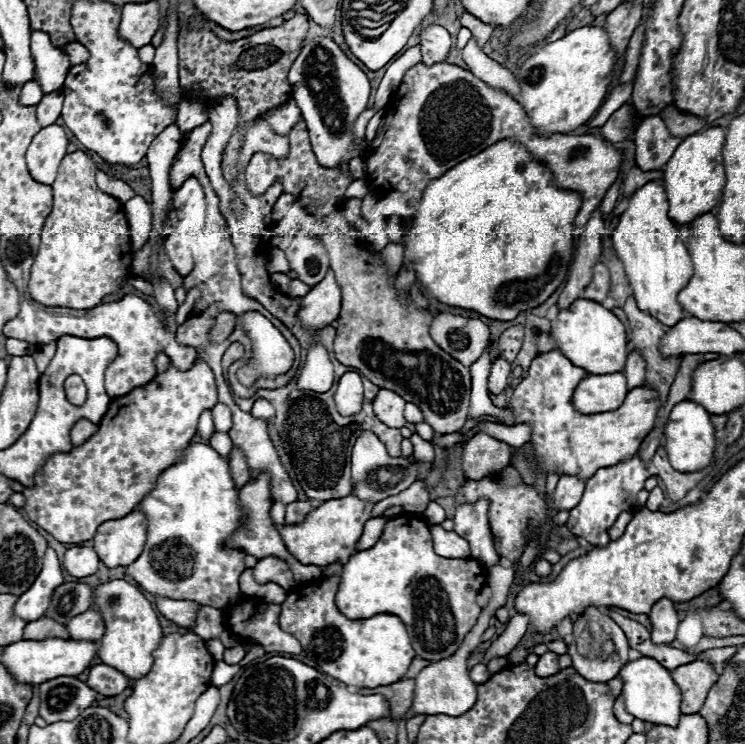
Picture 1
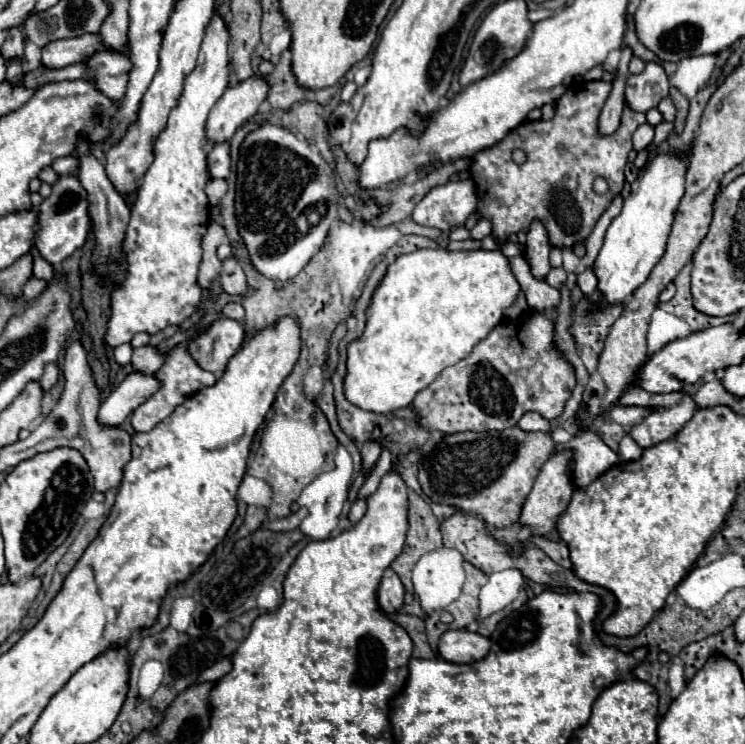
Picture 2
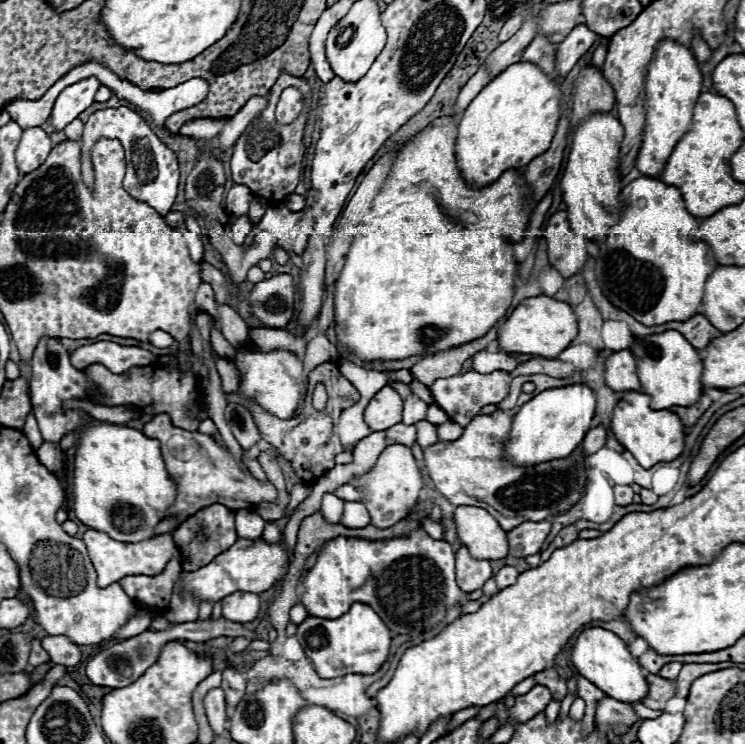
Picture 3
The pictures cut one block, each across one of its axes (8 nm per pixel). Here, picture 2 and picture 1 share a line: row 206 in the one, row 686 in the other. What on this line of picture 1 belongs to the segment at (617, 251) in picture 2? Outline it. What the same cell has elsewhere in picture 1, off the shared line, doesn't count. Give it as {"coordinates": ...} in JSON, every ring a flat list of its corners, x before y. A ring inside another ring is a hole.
{"coordinates":[[642,656,638,660,630,660,620,670,622,678,622,696,624,696,624,708,628,714,652,722,652,724,664,724,664,726,676,726,680,718,680,690,674,684,670,670,666,670,658,660]]}

